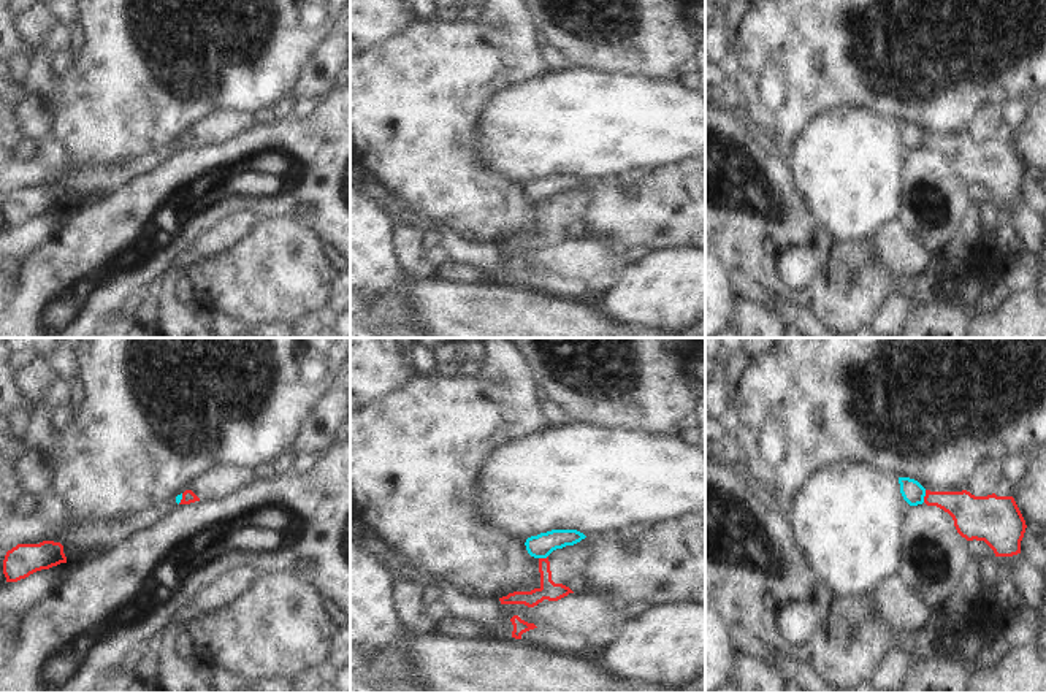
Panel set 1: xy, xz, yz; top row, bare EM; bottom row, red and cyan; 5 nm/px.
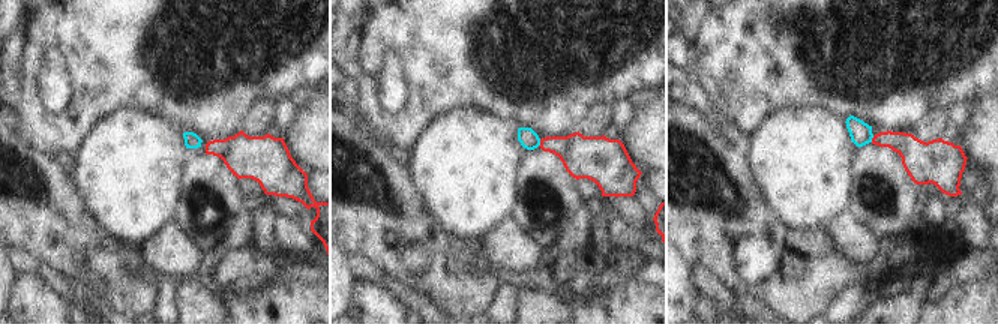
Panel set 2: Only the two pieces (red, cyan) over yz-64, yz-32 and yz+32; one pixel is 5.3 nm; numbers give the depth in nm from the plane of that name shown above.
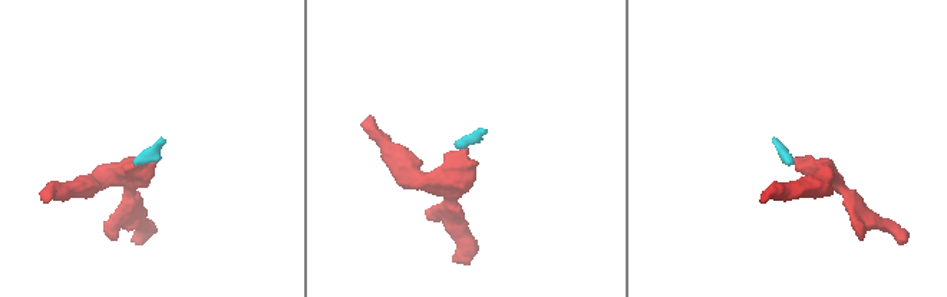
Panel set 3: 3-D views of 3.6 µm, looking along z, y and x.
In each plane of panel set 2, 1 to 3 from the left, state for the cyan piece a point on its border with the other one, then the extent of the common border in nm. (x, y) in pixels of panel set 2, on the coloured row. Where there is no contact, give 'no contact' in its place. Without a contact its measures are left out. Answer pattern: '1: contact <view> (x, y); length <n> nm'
1: no contact
2: contact yz-32 (541, 143); length 40 nm
3: contact yz+32 (872, 138); length 40 nm

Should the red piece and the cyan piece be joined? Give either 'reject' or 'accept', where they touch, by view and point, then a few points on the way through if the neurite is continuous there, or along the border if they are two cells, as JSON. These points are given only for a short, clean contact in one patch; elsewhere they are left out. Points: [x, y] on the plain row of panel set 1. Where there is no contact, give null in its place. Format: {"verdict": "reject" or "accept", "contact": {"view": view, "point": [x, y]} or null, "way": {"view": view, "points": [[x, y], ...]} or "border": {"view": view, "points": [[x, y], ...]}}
{"verdict": "reject", "contact": {"view": "yz", "point": [924, 141]}, "border": {"view": "yz", "points": [[926, 135], [923, 146]]}}

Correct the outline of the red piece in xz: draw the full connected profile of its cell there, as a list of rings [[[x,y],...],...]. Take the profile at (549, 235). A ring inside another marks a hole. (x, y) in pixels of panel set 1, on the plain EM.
[[[582,184],[574,190],[553,195],[547,203],[539,203],[540,232],[531,236],[513,236],[499,243],[501,249],[525,249],[534,252],[544,244],[558,246],[569,238],[582,238],[588,232],[586,217],[594,198],[591,184]]]

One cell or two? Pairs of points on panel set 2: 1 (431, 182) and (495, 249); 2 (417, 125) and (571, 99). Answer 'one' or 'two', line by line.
1: two
2: one

